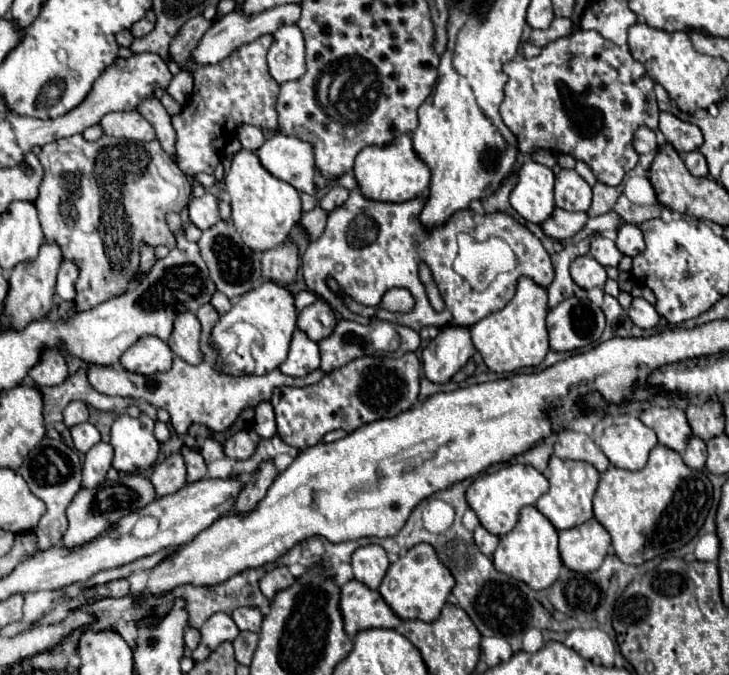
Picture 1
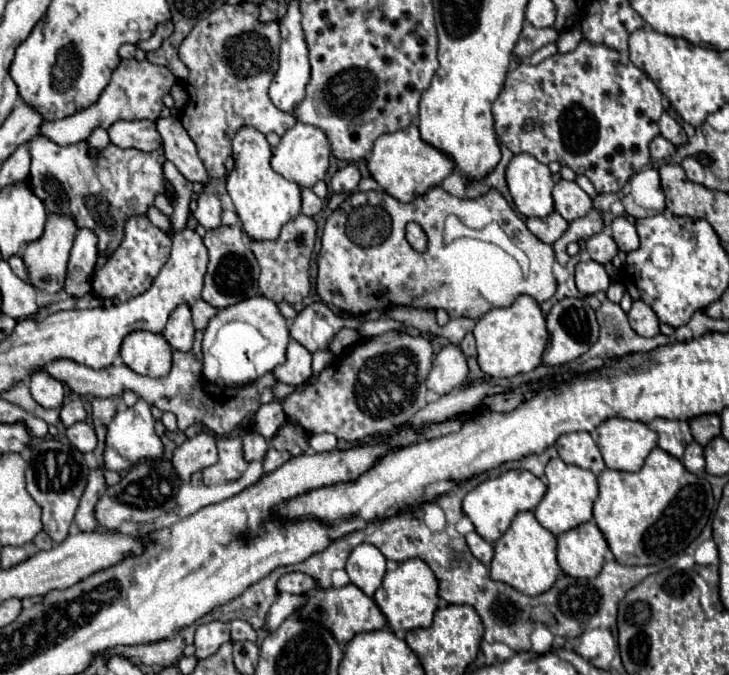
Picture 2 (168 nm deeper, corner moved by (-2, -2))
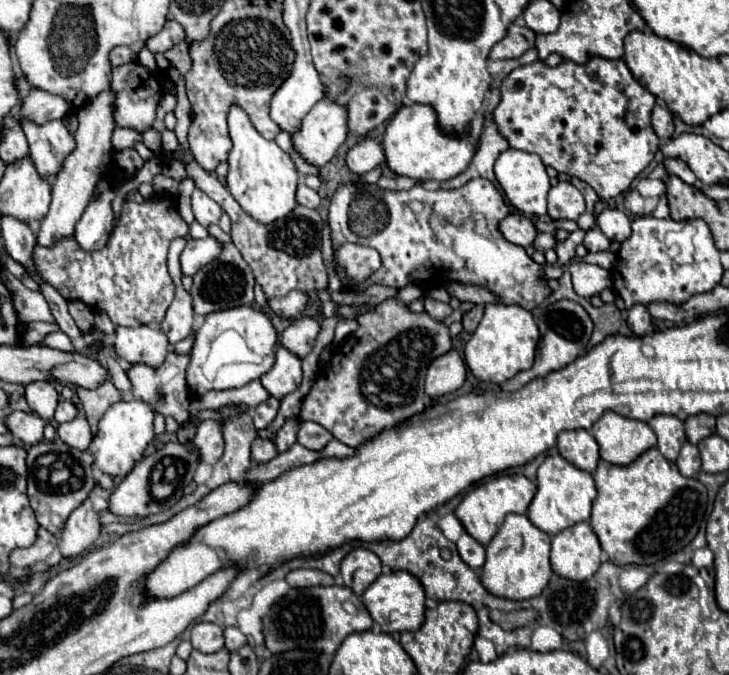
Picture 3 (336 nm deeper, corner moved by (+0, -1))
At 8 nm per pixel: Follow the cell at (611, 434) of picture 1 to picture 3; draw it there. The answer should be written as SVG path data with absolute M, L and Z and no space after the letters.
M610 410L604 412L602 418L592 426L592 434L600 446L600 458L610 464L616 464L616 466L628 466L640 454L644 454L648 448L656 446L656 434L650 430L650 426L646 422L624 418Z

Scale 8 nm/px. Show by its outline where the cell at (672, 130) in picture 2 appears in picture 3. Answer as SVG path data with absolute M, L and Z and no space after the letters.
M654 106L652 110L652 126L654 132L658 134L660 140L668 140L674 134L674 122L672 122L672 112L660 106Z

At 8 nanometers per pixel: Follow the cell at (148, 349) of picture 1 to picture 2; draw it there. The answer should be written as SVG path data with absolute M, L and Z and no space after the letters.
M132 331L122 341L120 357L132 371L148 377L164 377L172 367L172 347L152 331Z

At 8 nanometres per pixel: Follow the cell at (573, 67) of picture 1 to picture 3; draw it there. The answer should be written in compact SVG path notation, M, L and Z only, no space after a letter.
M594 56L586 64L564 60L554 68L546 66L542 60L536 60L514 68L502 80L500 102L494 108L492 118L510 148L538 154L546 166L584 180L596 190L600 200L610 200L628 190L630 182L652 162L658 152L660 140L652 128L654 104L656 96L638 84L624 60Z

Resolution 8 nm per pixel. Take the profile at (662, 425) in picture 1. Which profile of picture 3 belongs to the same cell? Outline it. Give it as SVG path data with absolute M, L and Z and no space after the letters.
M658 414L648 424L654 430L654 434L658 436L658 450L662 452L662 456L674 462L676 456L680 454L682 444L686 442L684 422L670 414Z

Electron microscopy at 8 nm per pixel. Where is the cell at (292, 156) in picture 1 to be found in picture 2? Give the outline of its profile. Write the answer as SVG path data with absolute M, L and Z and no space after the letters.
M296 121L296 125L292 129L288 129L280 141L278 147L274 147L274 157L272 157L272 167L284 175L286 179L296 181L300 187L312 187L316 181L324 179L328 163L330 163L330 143L326 133L320 127L308 125L308 123L300 123Z

